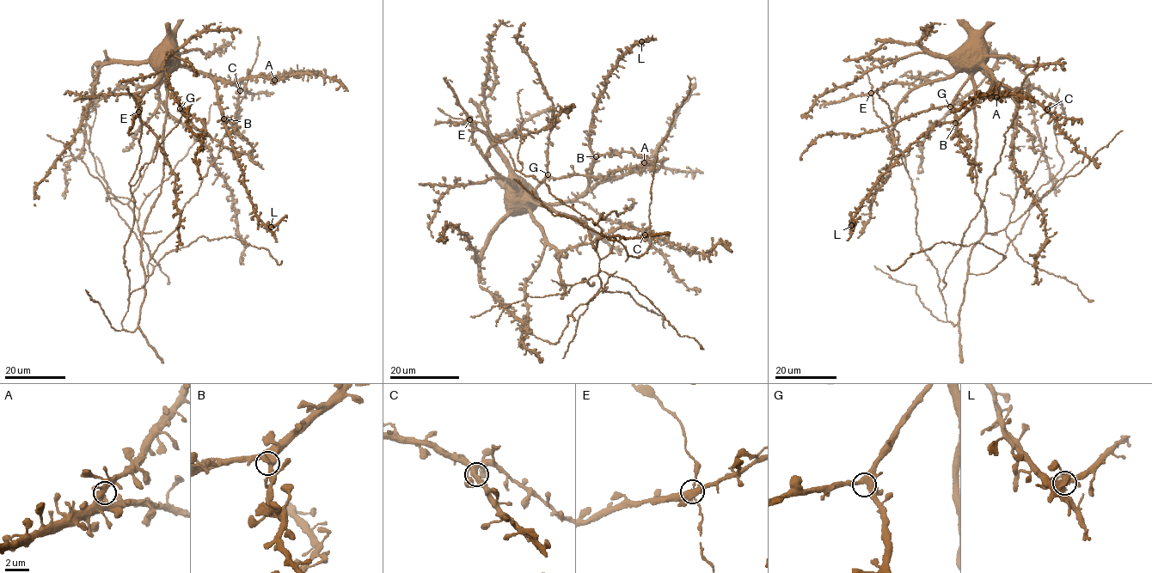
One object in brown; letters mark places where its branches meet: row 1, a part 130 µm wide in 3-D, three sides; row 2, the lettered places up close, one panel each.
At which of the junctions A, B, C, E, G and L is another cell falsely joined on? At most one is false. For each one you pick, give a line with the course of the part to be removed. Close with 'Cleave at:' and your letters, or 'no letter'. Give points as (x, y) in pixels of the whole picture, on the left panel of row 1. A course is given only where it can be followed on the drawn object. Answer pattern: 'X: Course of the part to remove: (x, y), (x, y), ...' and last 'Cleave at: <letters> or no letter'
L: Course of the part to remove: (271, 227), (287, 217)
Cleave at: L

